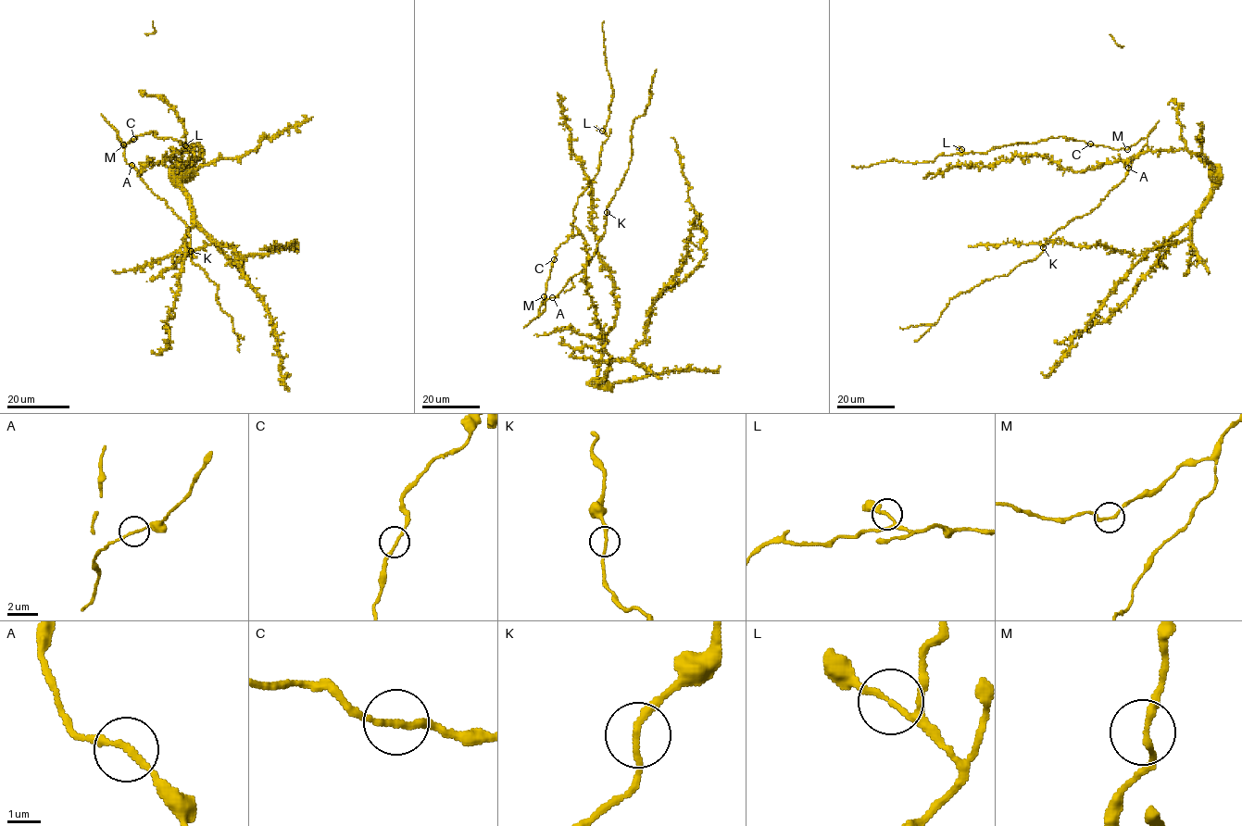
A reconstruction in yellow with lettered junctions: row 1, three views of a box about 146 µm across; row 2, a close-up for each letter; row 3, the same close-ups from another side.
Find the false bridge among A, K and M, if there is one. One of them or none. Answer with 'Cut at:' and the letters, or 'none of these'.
Cut at: none of these

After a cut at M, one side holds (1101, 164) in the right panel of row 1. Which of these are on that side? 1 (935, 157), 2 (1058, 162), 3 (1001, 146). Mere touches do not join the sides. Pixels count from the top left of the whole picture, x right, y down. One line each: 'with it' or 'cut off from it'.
1: cut off from it
2: with it
3: cut off from it

